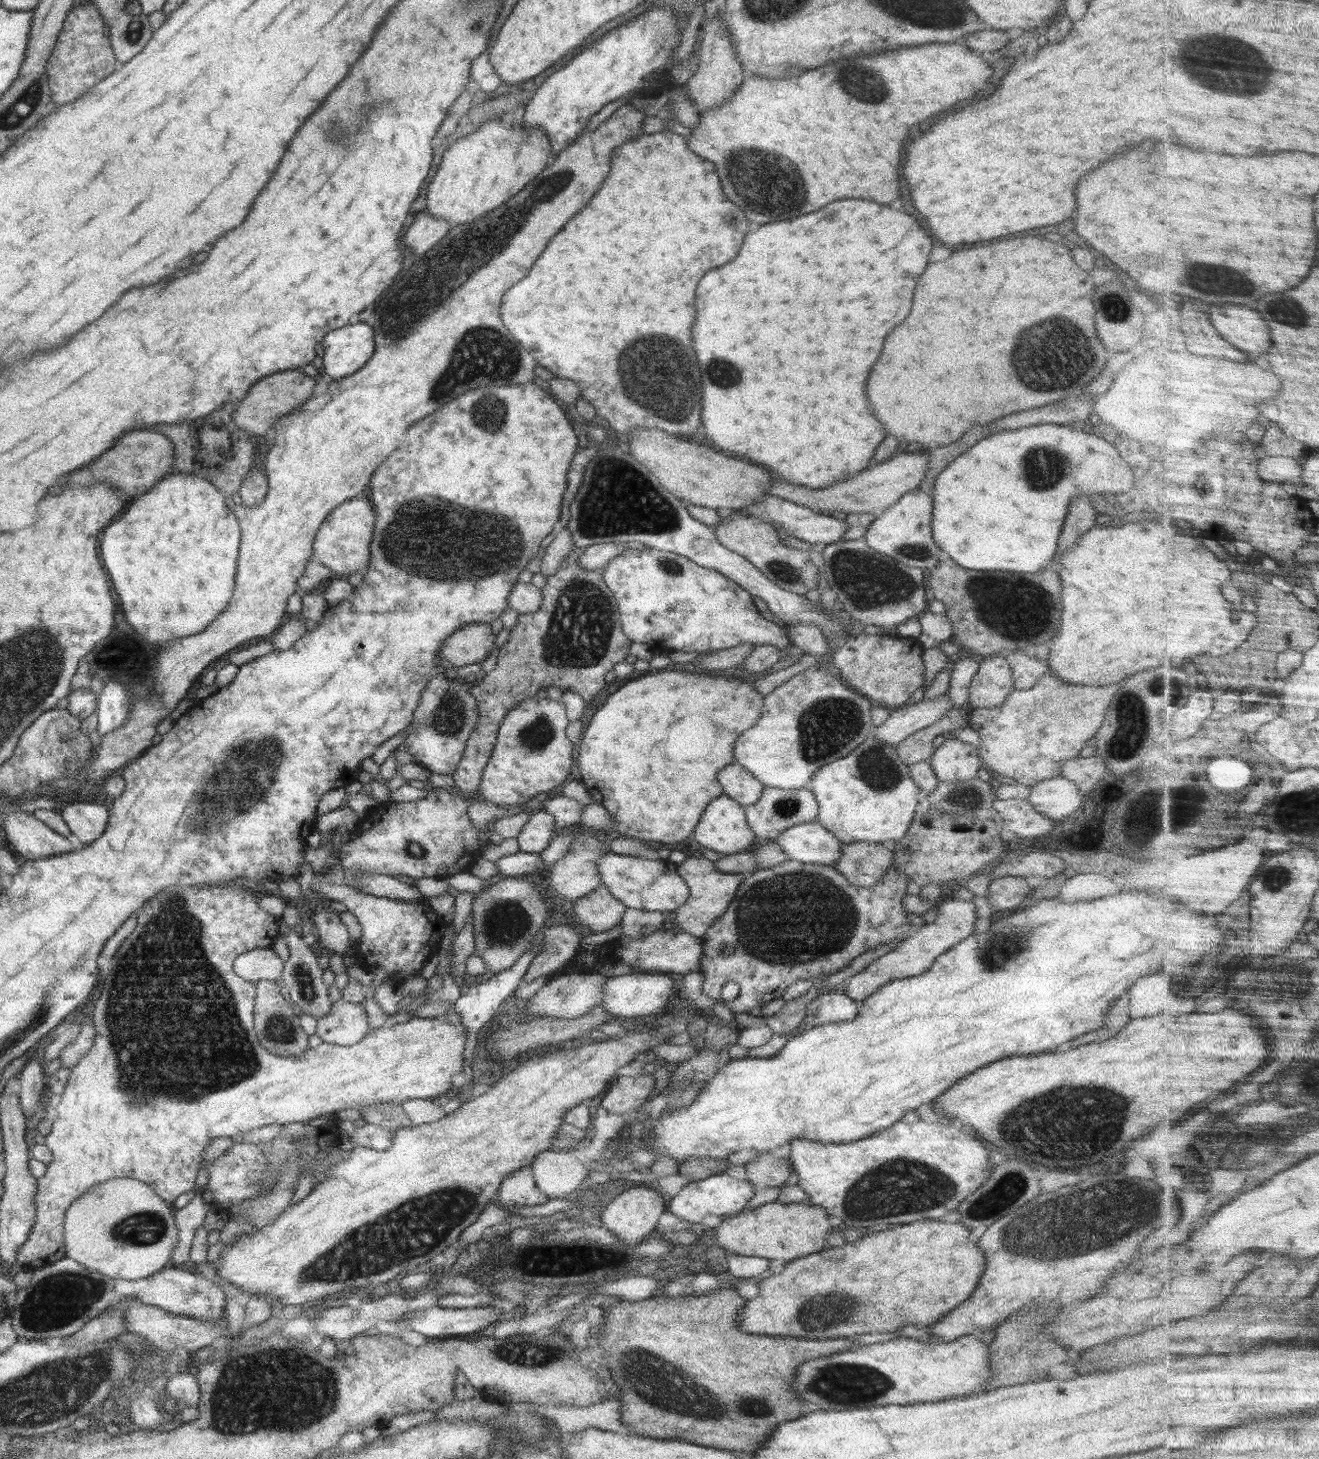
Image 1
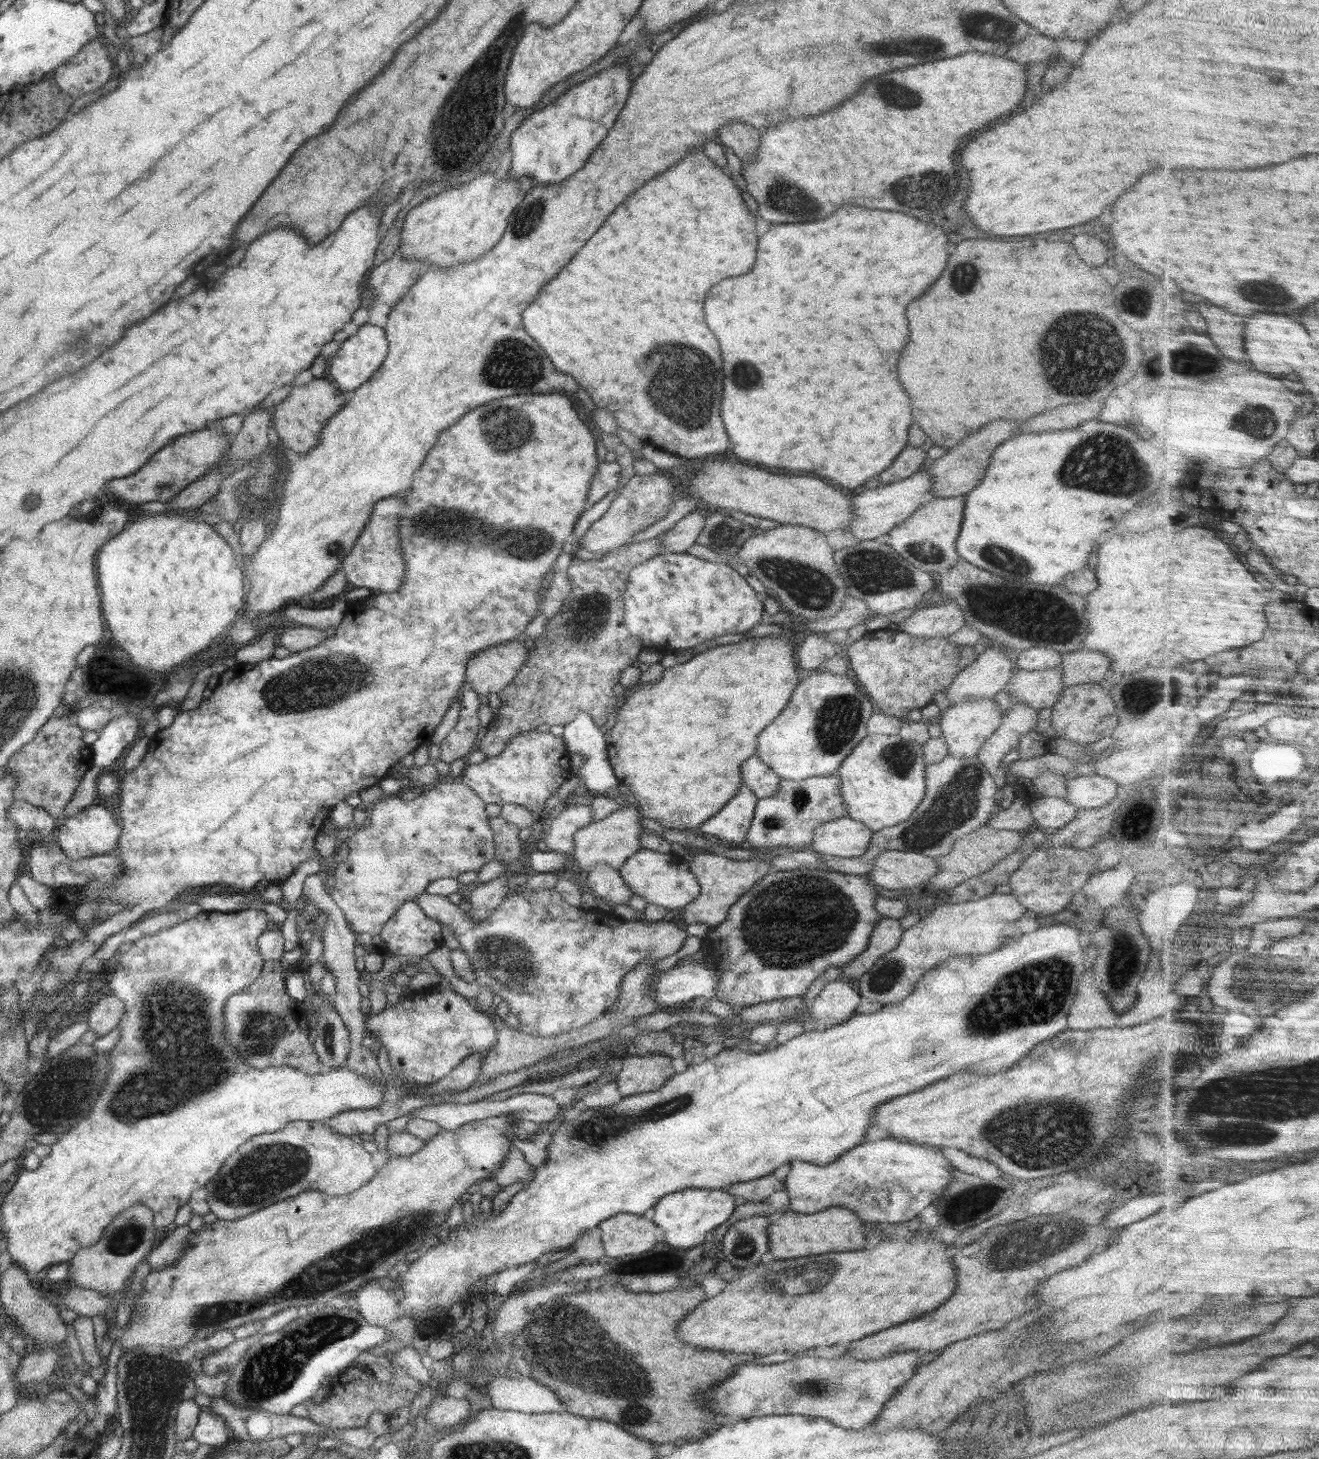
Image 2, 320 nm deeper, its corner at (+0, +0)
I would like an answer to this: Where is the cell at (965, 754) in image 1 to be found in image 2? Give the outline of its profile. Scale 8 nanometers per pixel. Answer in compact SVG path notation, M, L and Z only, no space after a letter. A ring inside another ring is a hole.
M972 697L948 707L939 717L949 754L959 759L970 758L979 753L986 739L1001 725L1003 716L994 698Z

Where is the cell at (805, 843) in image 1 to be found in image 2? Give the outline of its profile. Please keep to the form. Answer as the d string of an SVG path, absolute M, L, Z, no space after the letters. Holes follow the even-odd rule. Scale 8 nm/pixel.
M841 817L816 827L810 847L821 856L856 858L866 853L872 836L870 828L862 822Z

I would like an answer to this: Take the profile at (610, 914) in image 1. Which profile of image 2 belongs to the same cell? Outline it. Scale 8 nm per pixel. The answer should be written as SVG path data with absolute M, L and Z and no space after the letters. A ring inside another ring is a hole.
M598 864L592 866L587 874L587 885L599 902L628 905L634 892L624 882L618 870L604 864Z

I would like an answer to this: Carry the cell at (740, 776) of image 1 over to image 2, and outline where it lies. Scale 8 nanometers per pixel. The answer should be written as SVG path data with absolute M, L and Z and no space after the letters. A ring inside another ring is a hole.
M752 756L742 764L741 777L743 784L752 790L752 794L759 800L771 798L778 793L780 777L772 770L768 763L760 760L758 756Z

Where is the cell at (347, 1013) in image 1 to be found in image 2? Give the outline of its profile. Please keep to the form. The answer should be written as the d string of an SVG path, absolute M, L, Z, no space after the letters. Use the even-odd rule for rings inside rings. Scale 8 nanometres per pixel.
M446 981L431 992L409 992L395 1004L387 1004L382 1012L369 1015L366 1028L372 1036L376 1035L378 1040L388 1051L388 1058L394 1074L404 1077L414 1085L430 1085L440 1082L452 1070L454 1070L467 1056L476 1052L487 1052L498 1040L493 1016L483 1012L475 1006L475 1002L458 993L448 985Z

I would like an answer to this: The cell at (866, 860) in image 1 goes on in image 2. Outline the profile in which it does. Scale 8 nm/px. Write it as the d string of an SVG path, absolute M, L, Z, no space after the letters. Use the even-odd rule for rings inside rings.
M885 850L874 859L874 867L867 878L880 888L907 892L914 886L930 882L938 871L936 860L924 854Z

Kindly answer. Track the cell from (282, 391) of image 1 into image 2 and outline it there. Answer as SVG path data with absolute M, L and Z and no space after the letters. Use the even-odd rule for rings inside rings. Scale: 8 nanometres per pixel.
M314 378L308 385L294 387L272 413L272 434L278 436L294 452L307 452L318 445L326 423L344 406L342 392L323 378Z

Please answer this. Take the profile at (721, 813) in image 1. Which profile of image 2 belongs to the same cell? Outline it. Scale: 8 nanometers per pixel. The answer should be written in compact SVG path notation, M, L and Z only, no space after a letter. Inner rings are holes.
M743 784L722 810L704 822L698 830L728 842L740 843L748 834L758 800L752 790Z

